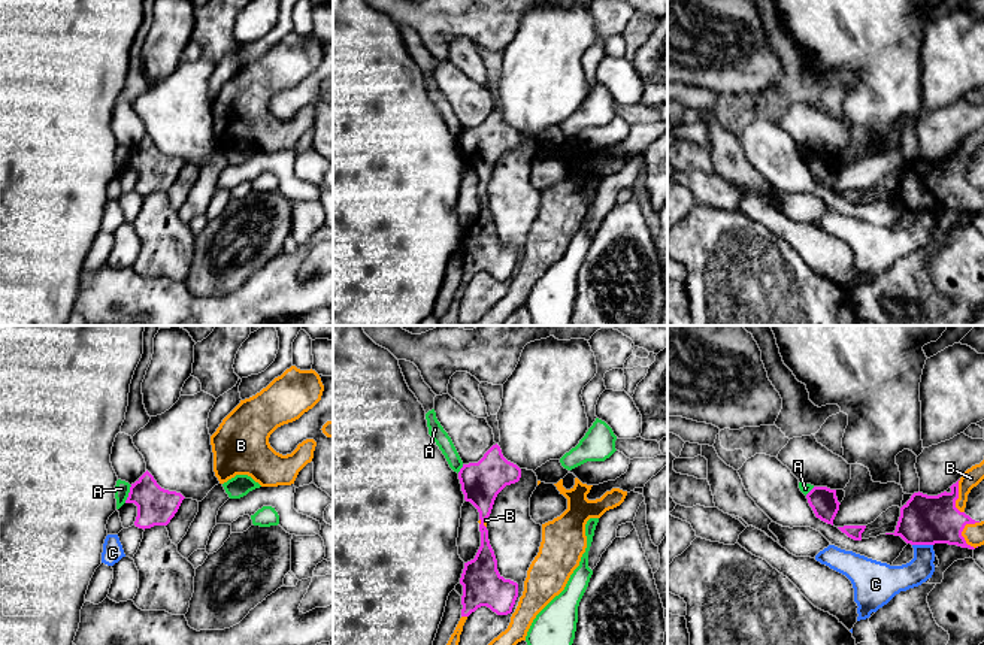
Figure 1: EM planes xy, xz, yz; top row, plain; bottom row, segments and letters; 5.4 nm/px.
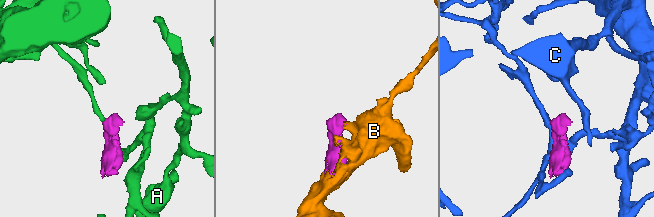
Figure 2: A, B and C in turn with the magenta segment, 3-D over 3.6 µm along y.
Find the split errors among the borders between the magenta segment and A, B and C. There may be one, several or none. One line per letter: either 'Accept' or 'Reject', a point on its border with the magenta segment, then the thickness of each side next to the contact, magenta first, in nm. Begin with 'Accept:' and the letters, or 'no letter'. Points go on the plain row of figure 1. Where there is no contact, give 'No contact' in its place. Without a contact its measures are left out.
Accept: B
A: Reject. Touches magenta at xy (129, 160). Thickness 200 nm (magenta) against 80 nm
B: Accept. Touches magenta at yz (962, 196). Thickness 280 nm (magenta) against 110 nm
C: Reject. Touches magenta at yz (923, 209). Thickness 280 nm (magenta) against 150 nm

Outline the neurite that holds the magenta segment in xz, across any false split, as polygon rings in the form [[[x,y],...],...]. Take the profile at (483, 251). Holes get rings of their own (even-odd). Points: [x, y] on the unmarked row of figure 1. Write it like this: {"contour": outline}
{"contour": [[[497,109],[478,128],[463,130],[458,137],[464,166],[479,178],[481,212],[475,224],[464,228],[460,243],[461,284],[446,312],[439,318],[439,325],[502,325],[511,314],[526,306],[536,281],[564,255],[570,240],[579,231],[587,214],[587,187],[620,172],[627,161],[627,157],[612,154],[600,164],[588,166],[587,160],[593,151],[582,149],[578,143],[570,155],[563,152],[563,145],[554,149],[567,164],[567,175],[542,190],[539,218],[527,236],[520,263],[518,249],[505,245],[497,236],[487,196],[487,185],[497,160],[520,143],[521,134],[503,122]],[[481,272],[490,273],[497,281],[511,279],[511,288],[478,321],[464,324],[458,318],[460,300],[467,282]]]}

